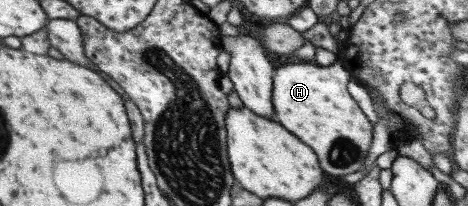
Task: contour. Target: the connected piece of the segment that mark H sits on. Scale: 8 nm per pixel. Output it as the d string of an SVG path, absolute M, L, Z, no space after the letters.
M302 61L289 63L277 67L272 77L271 103L277 114L277 123L315 151L319 159L319 167L325 174L341 177L362 169L362 163L365 161L372 140L371 123L348 94L346 85L349 78L349 73L343 70L339 61L326 68Z

